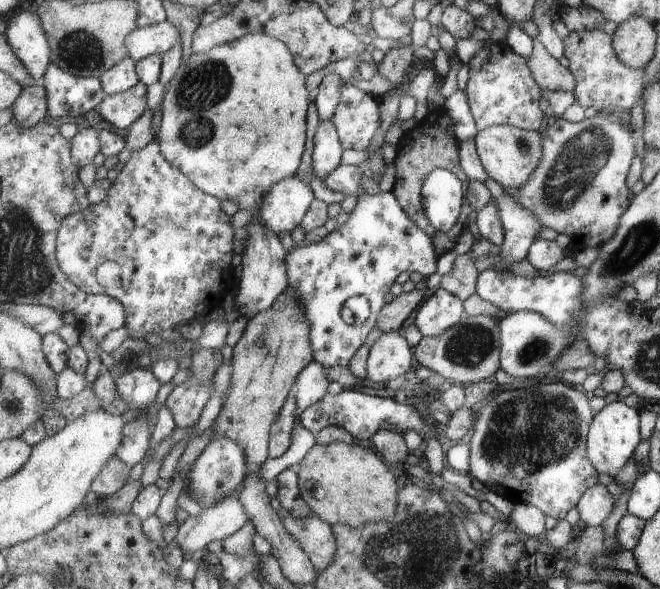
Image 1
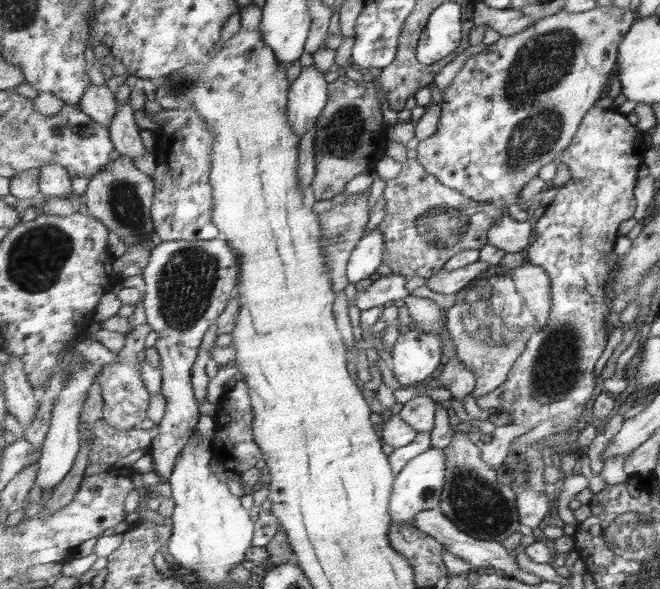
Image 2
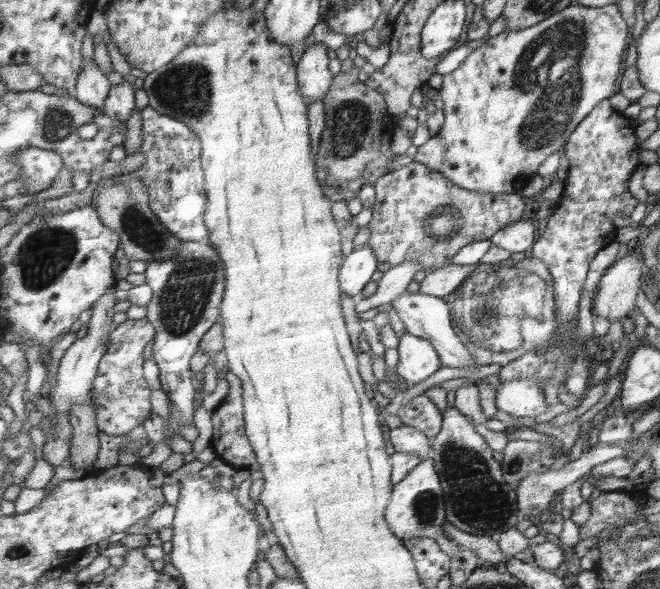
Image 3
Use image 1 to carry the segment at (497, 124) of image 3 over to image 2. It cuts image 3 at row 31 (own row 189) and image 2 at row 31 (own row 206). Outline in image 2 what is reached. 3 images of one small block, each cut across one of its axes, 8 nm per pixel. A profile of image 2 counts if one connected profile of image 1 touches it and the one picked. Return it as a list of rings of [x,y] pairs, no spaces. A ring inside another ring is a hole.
[[[615,5],[597,7],[589,12],[565,12],[562,10],[557,14],[536,21],[535,25],[523,32],[519,32],[519,34],[515,34],[515,36],[502,37],[499,42],[488,46],[487,50],[469,57],[465,60],[463,68],[456,74],[450,86],[443,92],[441,102],[442,116],[437,132],[431,138],[418,143],[416,156],[419,163],[427,170],[427,173],[433,174],[445,186],[457,190],[477,202],[489,202],[495,206],[504,206],[508,210],[508,214],[517,220],[532,220],[531,213],[527,212],[524,206],[519,203],[521,202],[519,194],[523,192],[523,188],[531,180],[535,180],[539,176],[543,166],[558,161],[562,152],[565,152],[565,149],[571,146],[586,115],[595,107],[597,100],[605,96],[610,84],[611,72],[615,70],[619,60],[619,46],[631,31],[637,19],[638,13],[636,9],[619,8]]]

